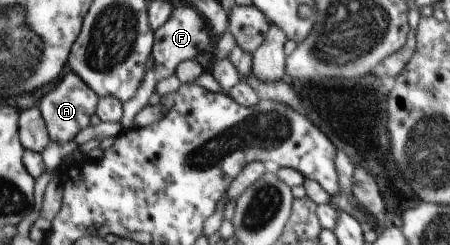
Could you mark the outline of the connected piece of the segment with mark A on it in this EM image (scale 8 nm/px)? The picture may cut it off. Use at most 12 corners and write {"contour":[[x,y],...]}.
{"contour":[[69,71],[40,101],[49,136],[68,143],[90,126],[96,95]]}

